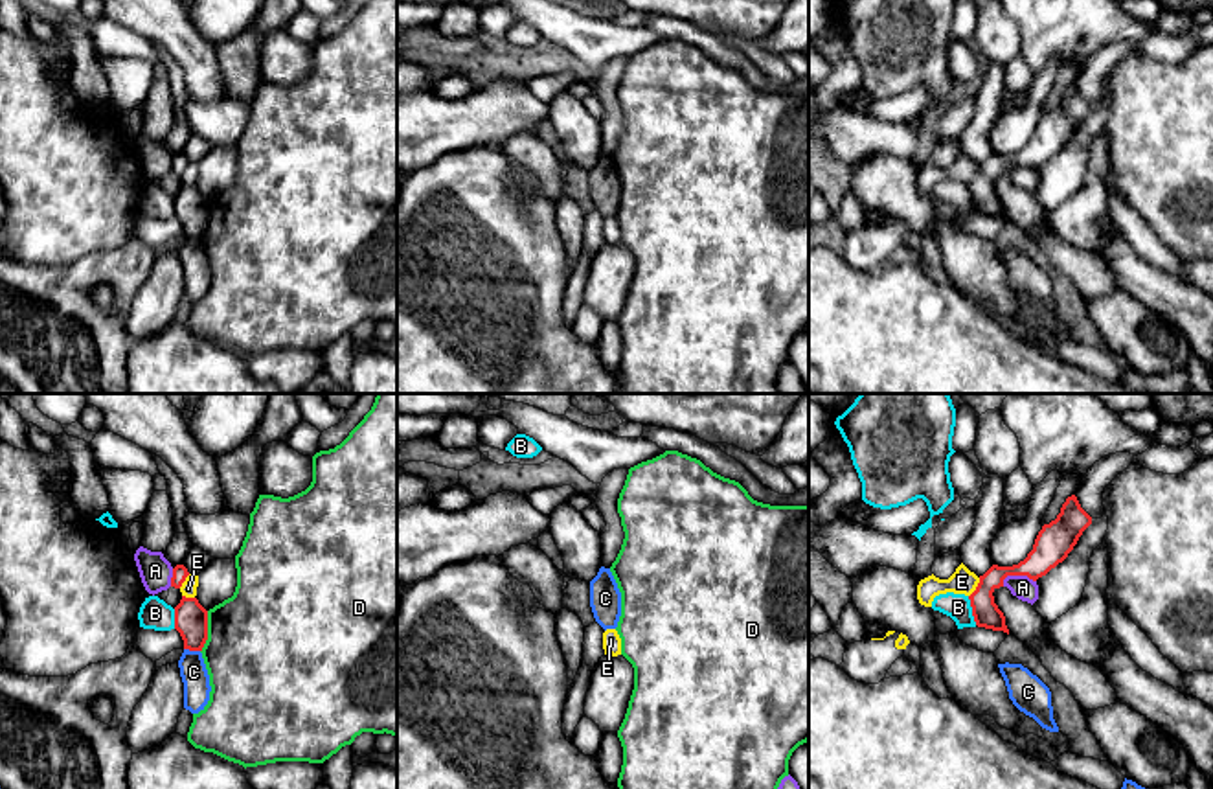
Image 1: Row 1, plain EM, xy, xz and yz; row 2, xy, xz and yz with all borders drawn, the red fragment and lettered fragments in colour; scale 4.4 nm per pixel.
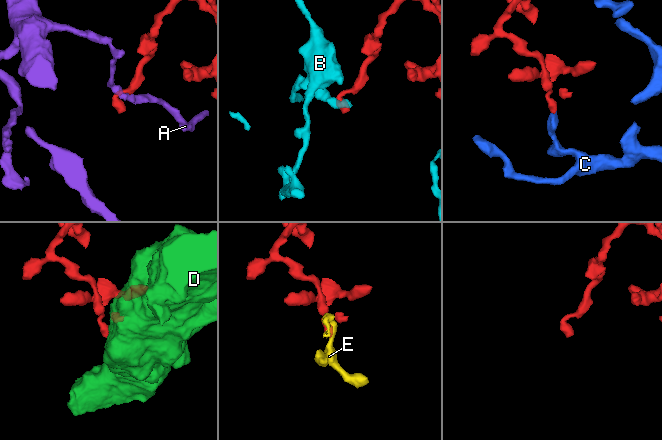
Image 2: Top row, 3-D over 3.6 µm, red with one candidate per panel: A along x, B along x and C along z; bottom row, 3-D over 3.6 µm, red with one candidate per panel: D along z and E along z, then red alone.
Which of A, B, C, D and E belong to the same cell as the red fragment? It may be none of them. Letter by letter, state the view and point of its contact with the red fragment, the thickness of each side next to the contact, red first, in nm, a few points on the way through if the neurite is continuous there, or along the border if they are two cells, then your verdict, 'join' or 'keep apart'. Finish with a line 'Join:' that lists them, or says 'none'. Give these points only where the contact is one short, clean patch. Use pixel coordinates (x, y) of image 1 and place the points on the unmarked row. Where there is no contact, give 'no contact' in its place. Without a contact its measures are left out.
A: yz (1017, 162) | 160/100 nm | along yz (1035, 170), (1026, 164), (1008, 164), (1002, 173) | keep apart
B: yz (973, 199) | 120/110 nm | along yz (967, 184), (976, 212) | keep apart
C: xy (192, 238) | 140/120 nm | along xy (184, 236), (199, 240) | keep apart
D: xy (206, 219) | 140/480 nm | along xy (208, 199), (208, 227), (201, 240) | keep apart
E: yz (976, 175) | 120/110 nm | along yz (980, 166), (969, 184) | keep apart
Join: none

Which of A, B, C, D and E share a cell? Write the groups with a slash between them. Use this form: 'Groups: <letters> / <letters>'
Groups: A / B / C / D E

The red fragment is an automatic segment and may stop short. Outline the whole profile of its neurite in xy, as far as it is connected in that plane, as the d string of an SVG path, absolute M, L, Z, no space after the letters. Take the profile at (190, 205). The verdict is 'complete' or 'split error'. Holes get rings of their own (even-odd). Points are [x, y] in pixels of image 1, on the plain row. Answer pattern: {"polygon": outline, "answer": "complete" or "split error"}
{"polygon": "M182 184L175 195L175 217L184 228L184 237L202 239L208 228L208 199L197 186Z", "answer": "complete"}

